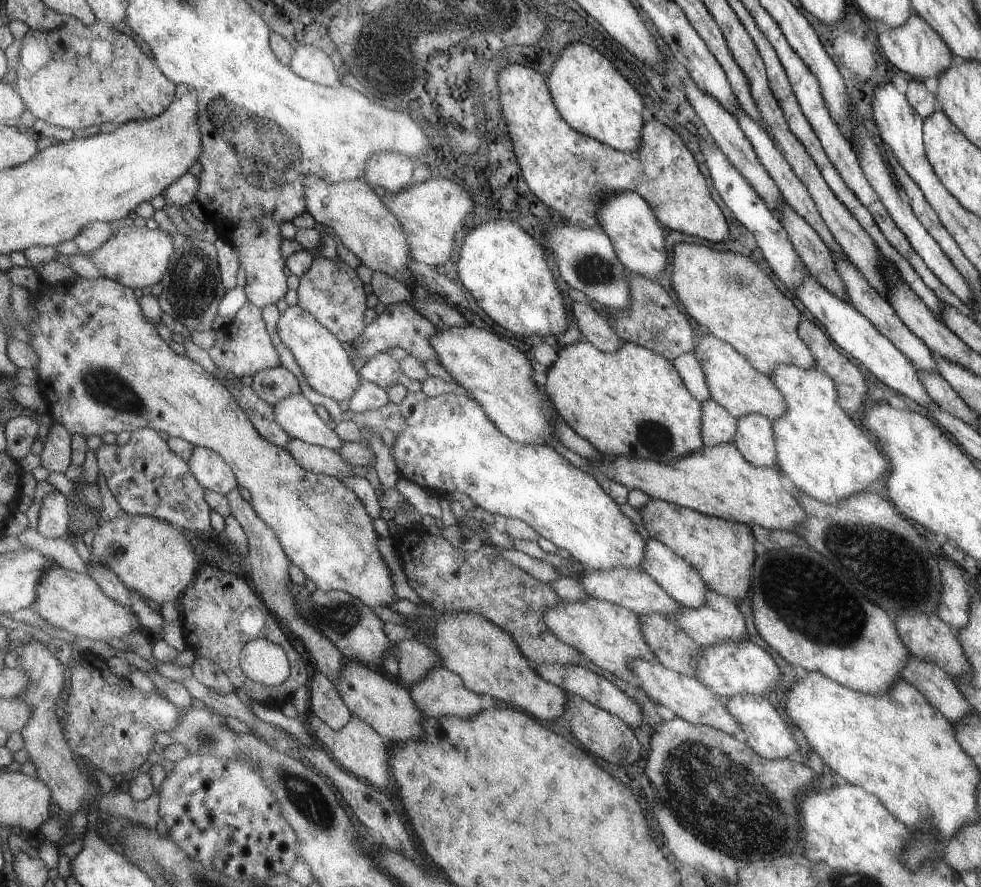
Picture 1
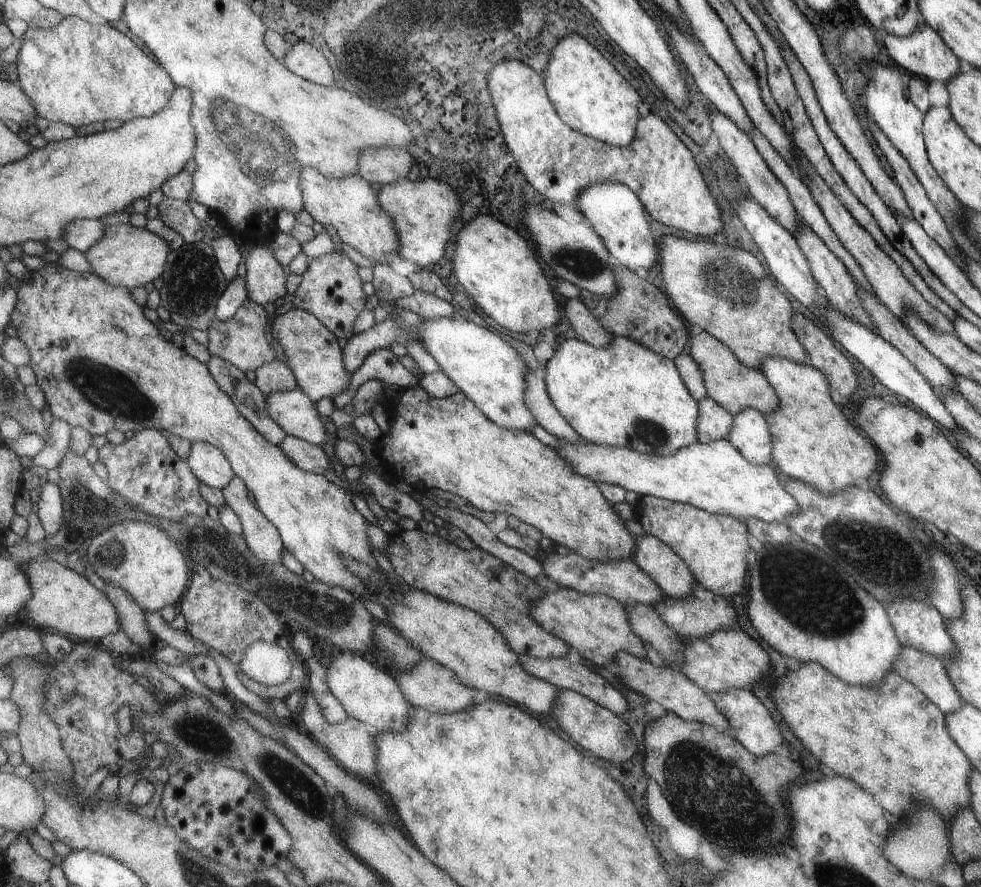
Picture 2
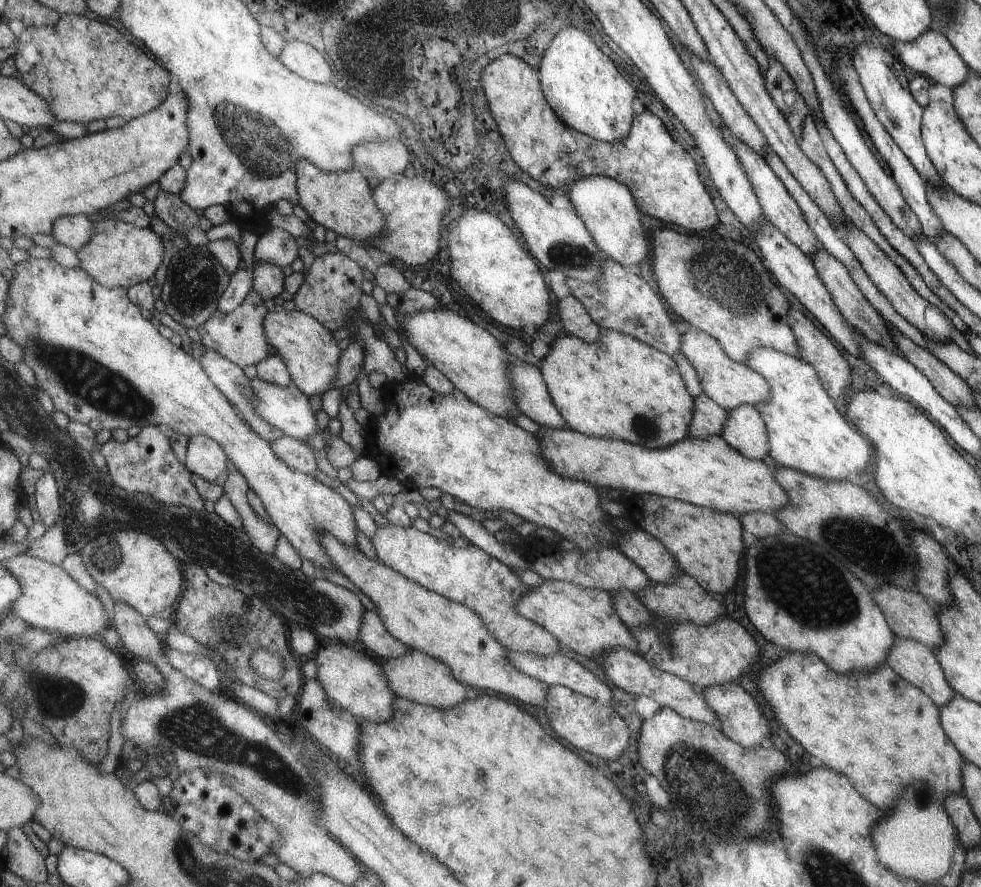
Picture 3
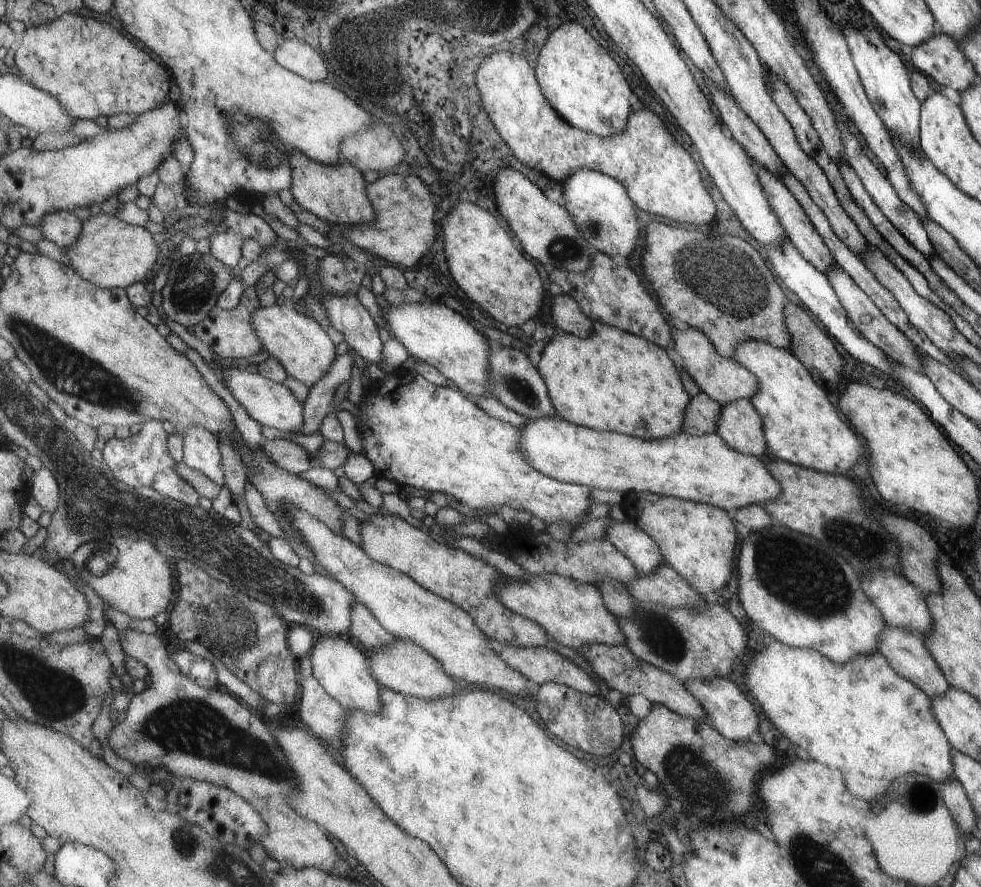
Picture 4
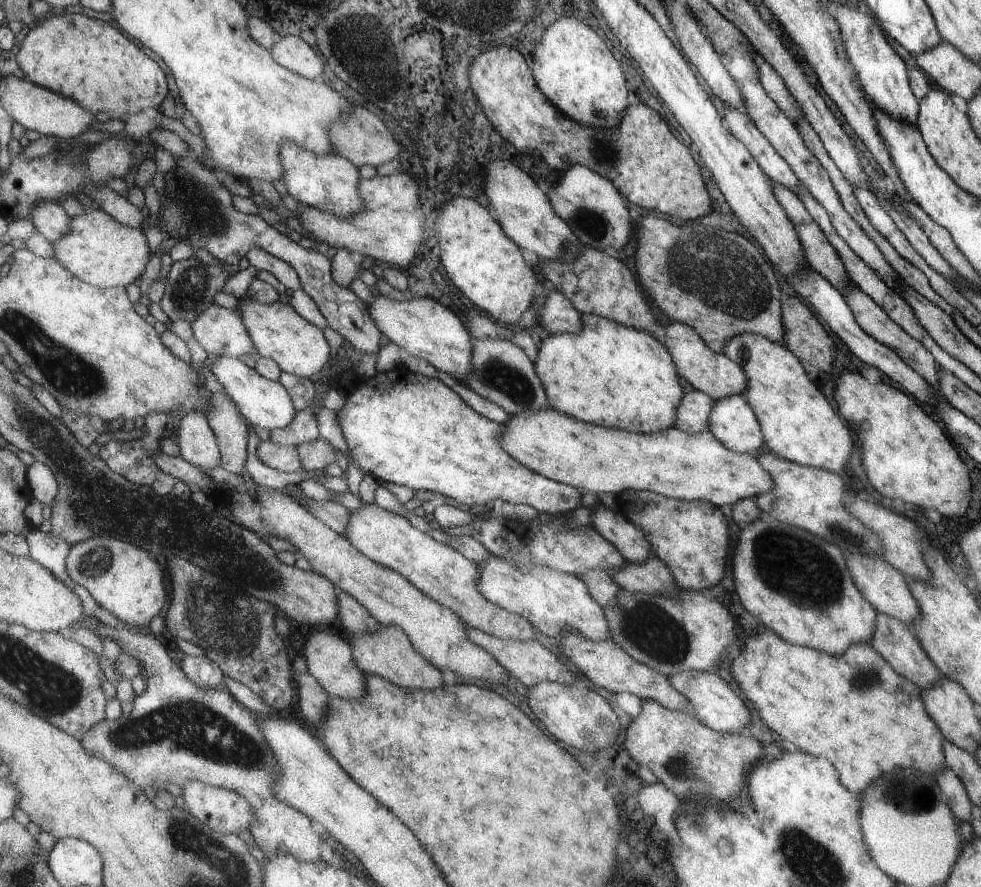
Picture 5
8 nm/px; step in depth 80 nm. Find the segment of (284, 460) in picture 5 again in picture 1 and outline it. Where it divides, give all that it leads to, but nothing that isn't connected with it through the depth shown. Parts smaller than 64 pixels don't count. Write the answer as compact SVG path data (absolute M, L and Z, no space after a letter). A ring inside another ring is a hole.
M295 437L289 440L286 449L307 470L339 478L353 476L351 468L355 465L345 460L339 451L312 445Z

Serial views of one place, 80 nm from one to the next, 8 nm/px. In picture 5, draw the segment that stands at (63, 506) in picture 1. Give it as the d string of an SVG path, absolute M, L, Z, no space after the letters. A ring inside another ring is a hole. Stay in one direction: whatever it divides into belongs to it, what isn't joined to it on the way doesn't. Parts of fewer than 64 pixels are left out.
M34 459L28 466L27 478L35 498L42 504L51 506L59 490L59 483L52 467Z

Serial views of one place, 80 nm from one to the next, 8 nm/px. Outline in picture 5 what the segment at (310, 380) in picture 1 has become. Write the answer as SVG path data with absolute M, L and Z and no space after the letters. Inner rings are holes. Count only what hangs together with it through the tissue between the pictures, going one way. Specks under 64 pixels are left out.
M241 299L238 312L247 325L259 357L274 358L284 372L315 378L331 356L325 332L311 324L291 304L274 301L261 304L256 299Z

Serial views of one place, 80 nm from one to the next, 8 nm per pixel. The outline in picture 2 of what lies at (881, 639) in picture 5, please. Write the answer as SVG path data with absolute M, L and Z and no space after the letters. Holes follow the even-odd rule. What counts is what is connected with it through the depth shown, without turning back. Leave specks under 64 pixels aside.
M903 644L900 646L901 654L899 654L897 662L893 664L893 672L920 689L934 705L938 705L944 714L957 711L962 706L963 700L949 680L942 660L916 648L906 647Z

